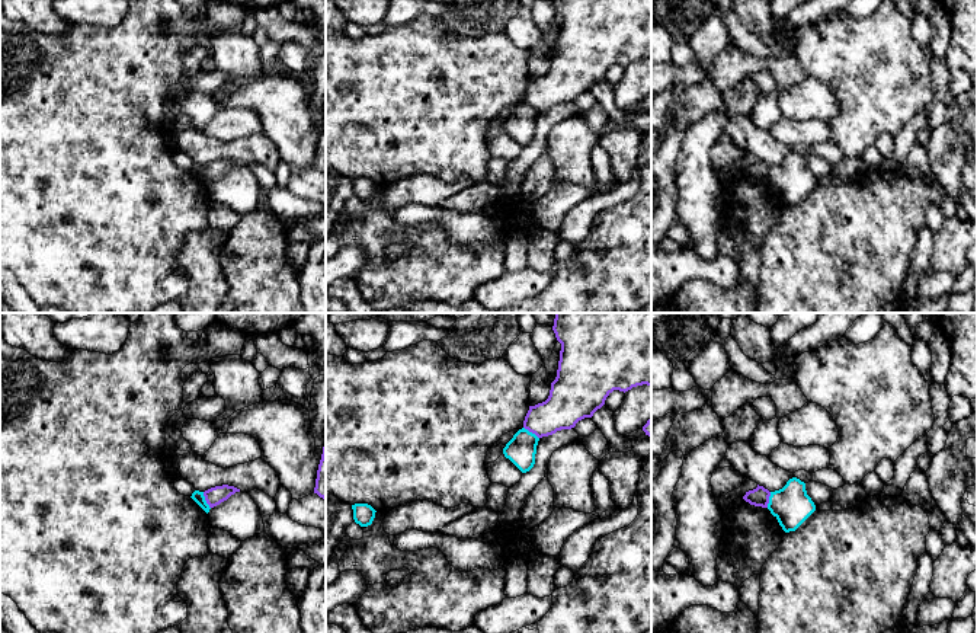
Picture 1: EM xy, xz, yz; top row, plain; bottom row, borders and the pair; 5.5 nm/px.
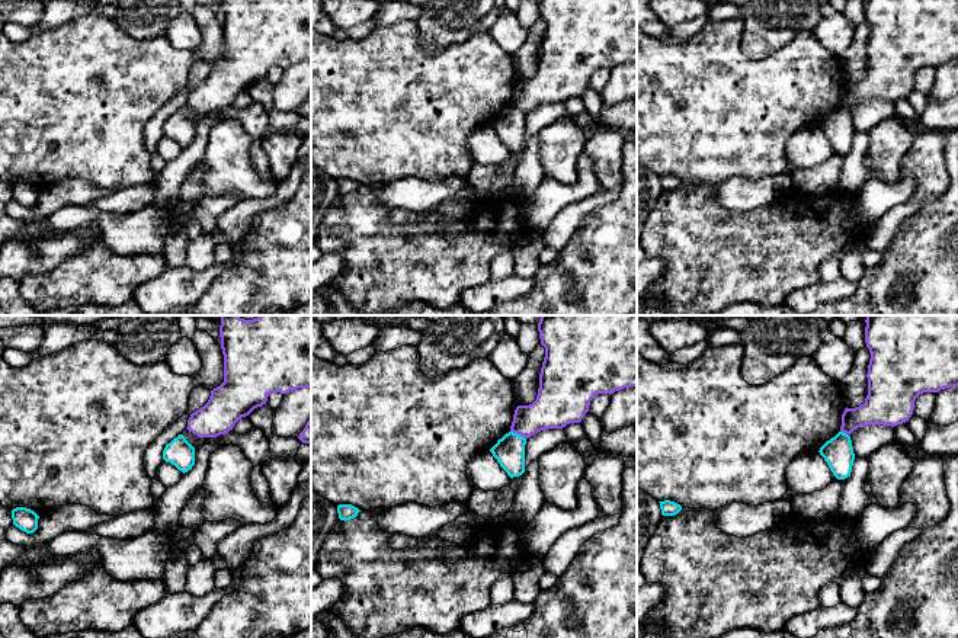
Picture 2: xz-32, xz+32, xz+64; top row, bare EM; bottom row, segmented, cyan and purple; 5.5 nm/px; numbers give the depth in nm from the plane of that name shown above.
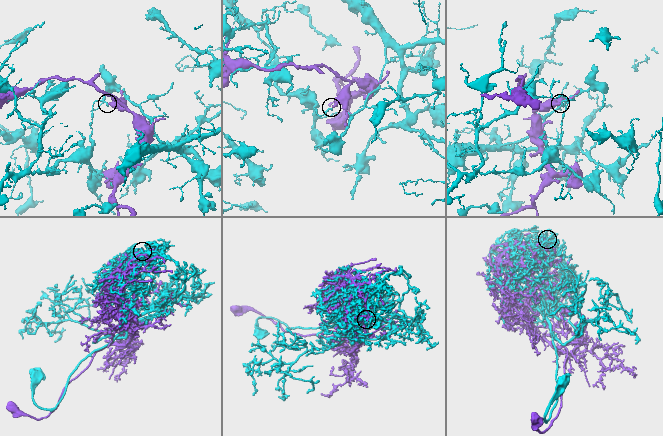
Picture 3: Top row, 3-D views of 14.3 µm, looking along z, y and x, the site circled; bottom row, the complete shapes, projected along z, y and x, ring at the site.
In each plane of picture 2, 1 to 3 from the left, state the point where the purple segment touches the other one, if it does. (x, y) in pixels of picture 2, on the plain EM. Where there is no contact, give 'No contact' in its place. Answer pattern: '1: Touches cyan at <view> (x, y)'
1: No contact
2: Touches cyan at xz+32 (516, 108)
3: Touches cyan at xz+64 (845, 108)

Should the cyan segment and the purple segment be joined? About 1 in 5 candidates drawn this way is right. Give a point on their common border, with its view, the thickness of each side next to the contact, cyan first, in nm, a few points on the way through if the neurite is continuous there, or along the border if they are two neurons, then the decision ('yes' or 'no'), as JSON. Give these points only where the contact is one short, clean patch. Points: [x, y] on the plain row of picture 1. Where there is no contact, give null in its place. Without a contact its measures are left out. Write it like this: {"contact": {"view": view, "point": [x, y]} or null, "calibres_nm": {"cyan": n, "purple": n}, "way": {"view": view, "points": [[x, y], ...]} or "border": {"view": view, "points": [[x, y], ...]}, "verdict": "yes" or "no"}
{"contact": {"view": "xy", "point": [205, 175]}, "calibres_nm": {"cyan": 70, "purple": 100}, "verdict": "no"}

